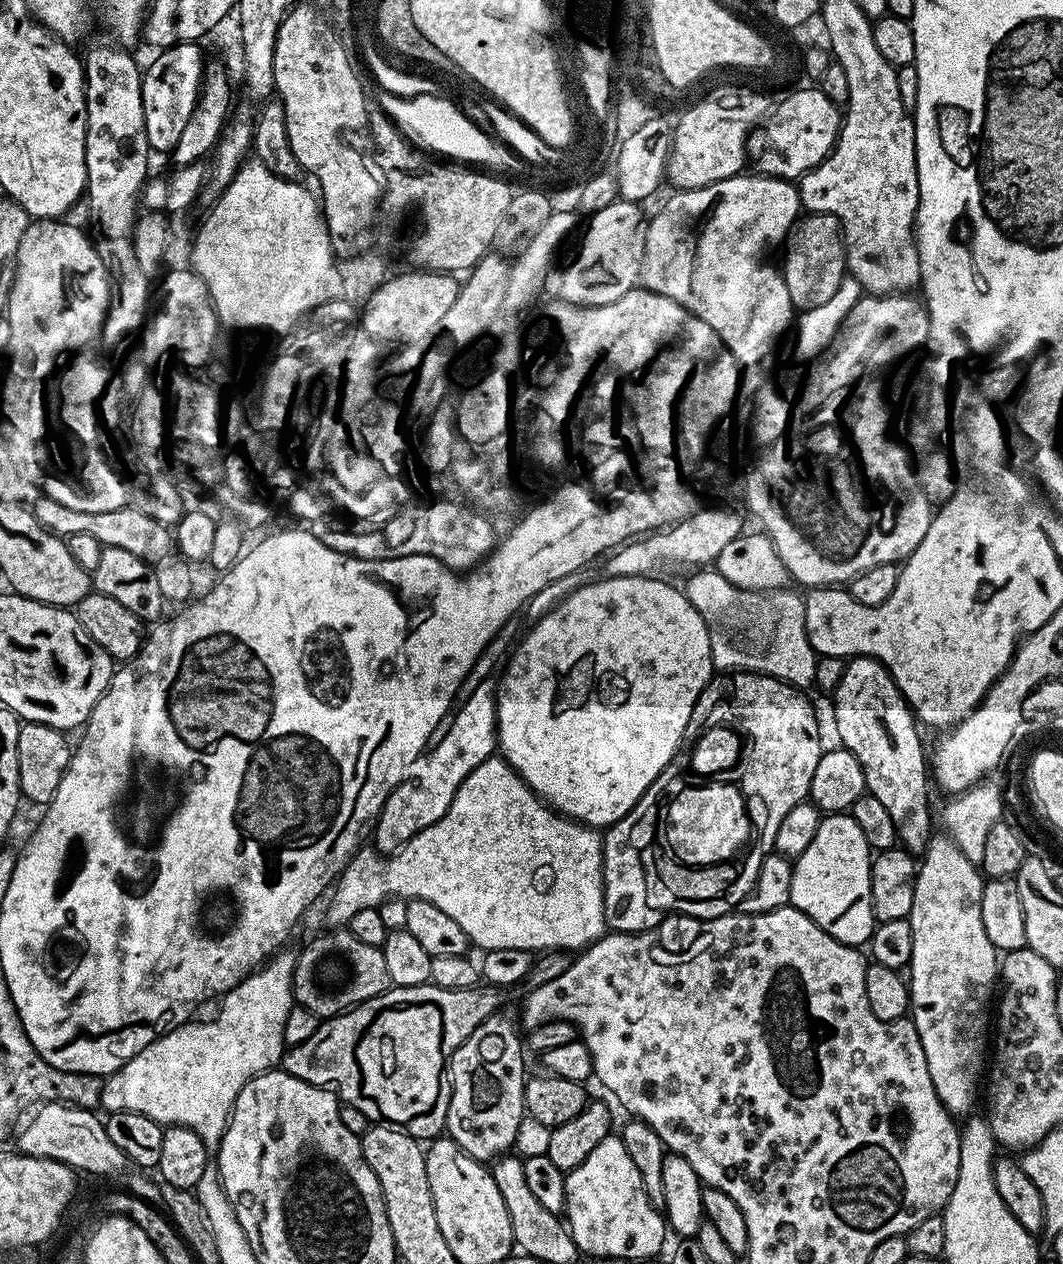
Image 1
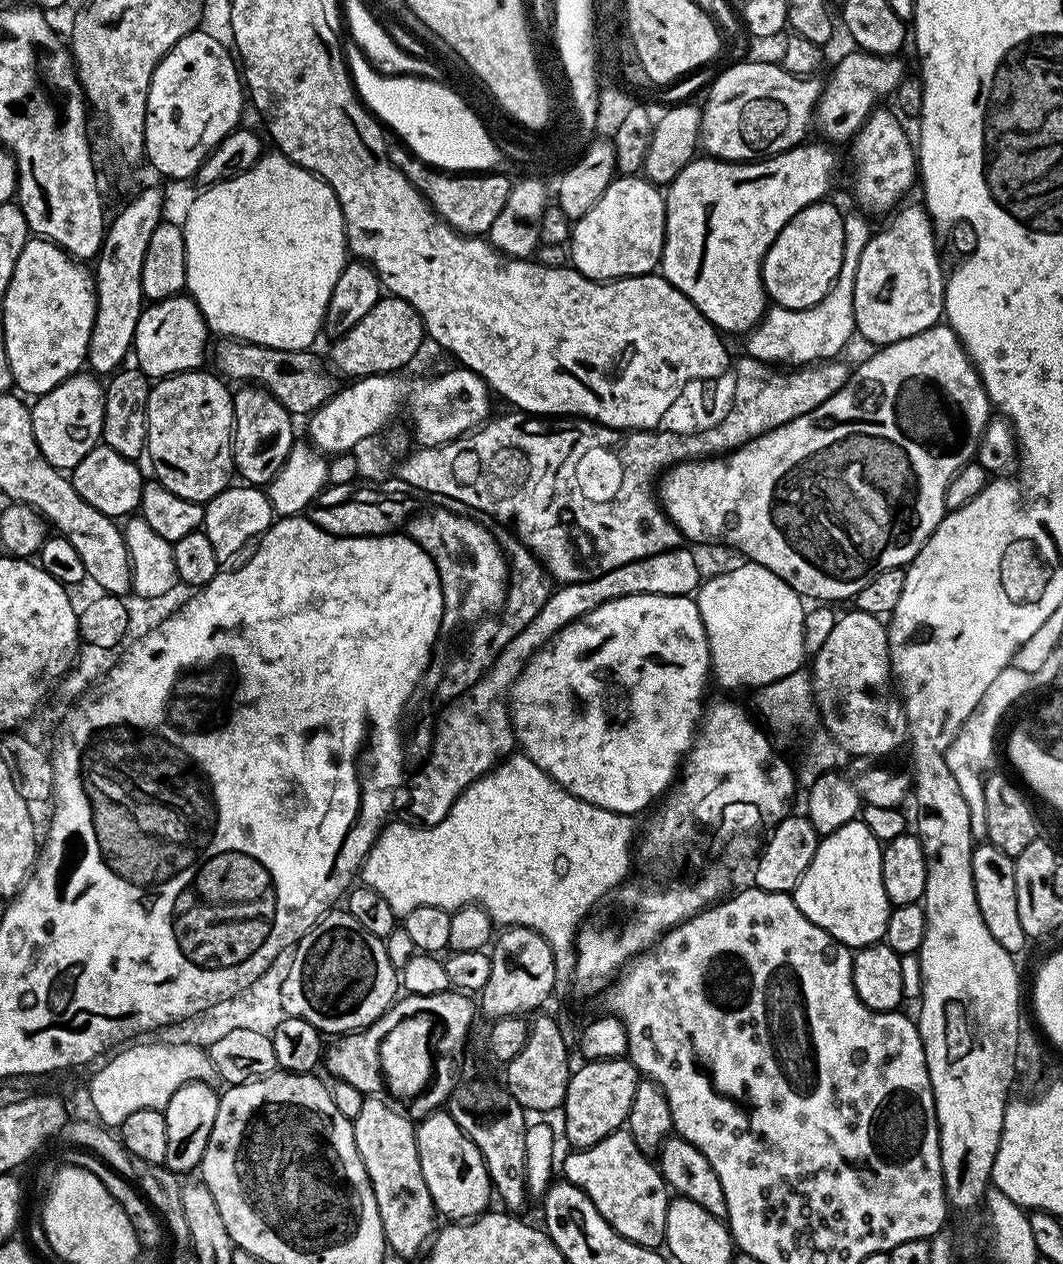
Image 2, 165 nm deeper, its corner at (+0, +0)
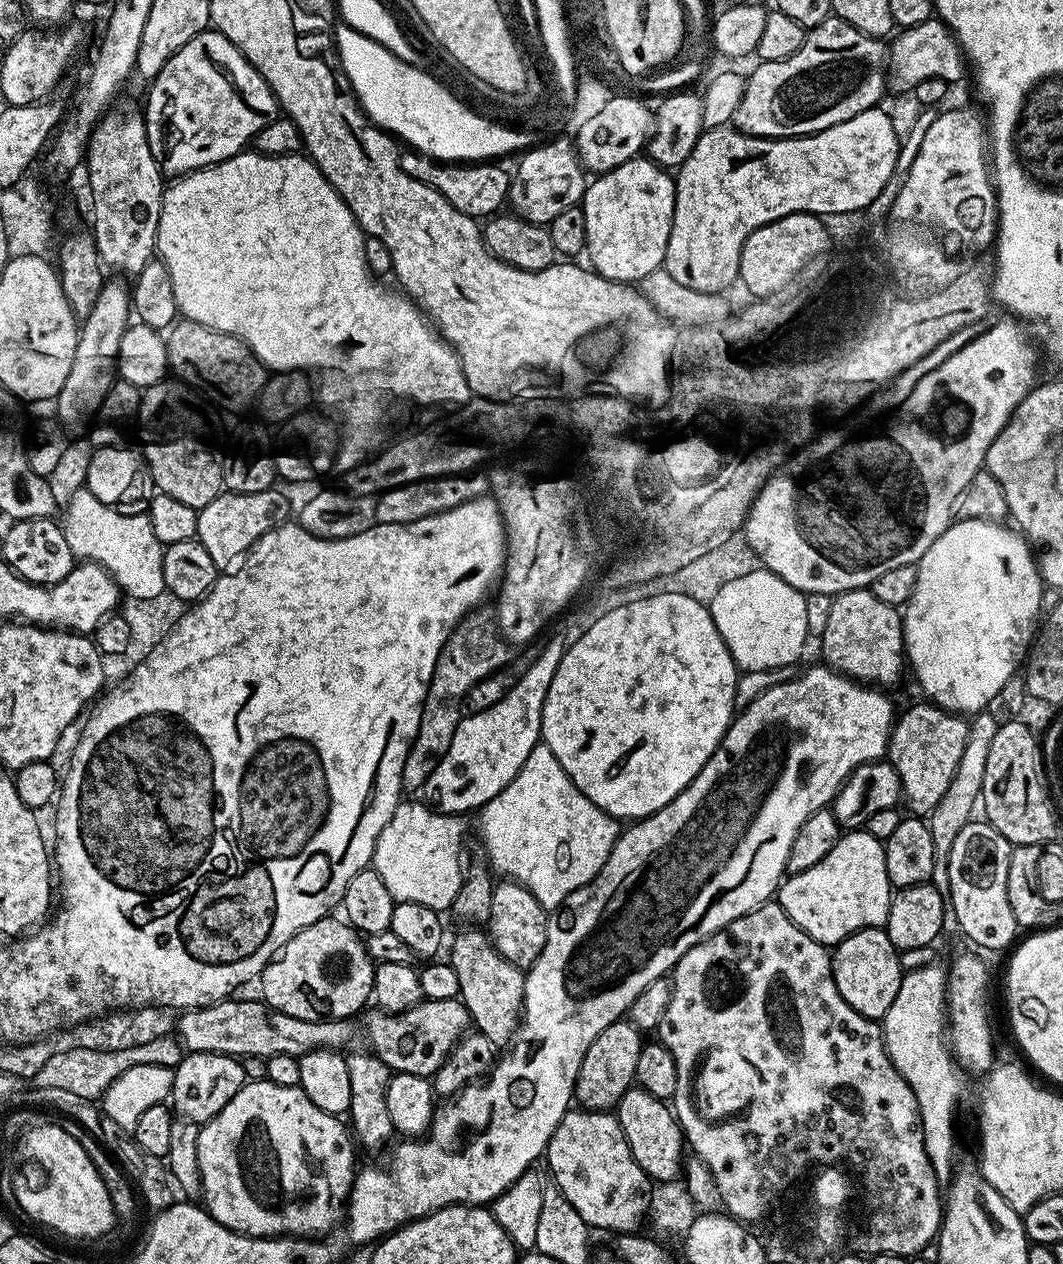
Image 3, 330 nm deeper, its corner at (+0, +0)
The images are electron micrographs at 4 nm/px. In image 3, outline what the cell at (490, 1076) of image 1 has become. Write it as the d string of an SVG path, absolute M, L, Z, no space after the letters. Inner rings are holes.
M504 878L492 889L490 898L490 918L486 925L488 937L492 939L492 945L514 966L521 970L531 968L533 962L538 958L542 946L546 946L546 934L548 933L549 909L544 908L526 890L526 886L517 884L511 878Z

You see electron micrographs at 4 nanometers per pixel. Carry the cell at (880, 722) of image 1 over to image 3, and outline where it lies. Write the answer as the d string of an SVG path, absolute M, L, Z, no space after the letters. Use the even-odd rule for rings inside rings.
M871 587L841 592L829 604L832 605L828 608L828 617L824 620L824 633L820 636L820 652L824 655L823 663L833 672L850 676L865 686L885 686L884 684L898 683L900 671L903 668L905 671L906 668L904 617L901 609L874 598Z

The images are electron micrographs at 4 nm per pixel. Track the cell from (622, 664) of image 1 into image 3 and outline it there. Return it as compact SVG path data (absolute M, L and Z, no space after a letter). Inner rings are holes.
M659 594L658 597L645 598L640 602L612 609L608 614L598 618L590 630L582 634L574 646L564 649L562 662L558 662L558 670L554 674L554 682L550 682L550 690L546 694L546 702L542 710L542 726L540 735L542 742L554 750L554 758L562 762L562 770L606 814L615 816L621 822L635 822L646 816L653 816L662 810L690 781L706 766L706 762L714 754L720 739L732 725L734 719L735 688L738 669L726 642L722 642L722 634L718 634L718 626L714 626L709 605L700 603L694 597L683 594Z

